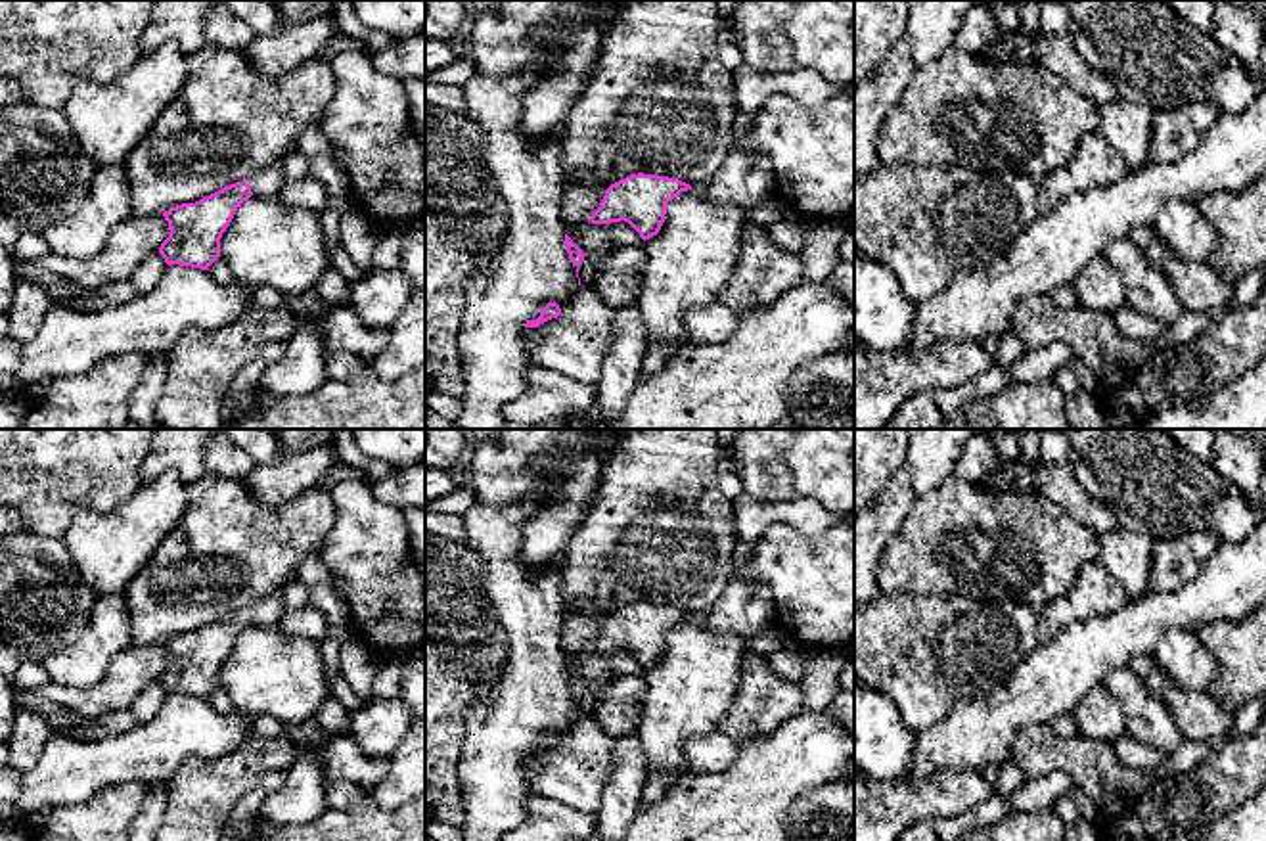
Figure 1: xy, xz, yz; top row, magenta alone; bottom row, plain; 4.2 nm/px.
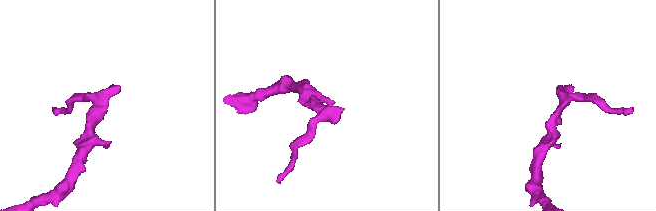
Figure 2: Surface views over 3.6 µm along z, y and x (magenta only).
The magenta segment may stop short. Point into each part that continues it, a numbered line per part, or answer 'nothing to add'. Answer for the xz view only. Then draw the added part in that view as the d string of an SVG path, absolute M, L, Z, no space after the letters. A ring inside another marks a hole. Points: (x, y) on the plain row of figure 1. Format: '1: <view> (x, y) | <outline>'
nothing to add

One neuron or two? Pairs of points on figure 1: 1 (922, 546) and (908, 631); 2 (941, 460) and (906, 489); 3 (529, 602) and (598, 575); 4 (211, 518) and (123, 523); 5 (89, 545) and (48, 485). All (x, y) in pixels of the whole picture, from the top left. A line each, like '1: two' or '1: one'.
1: two
2: one
3: two
4: two
5: two

